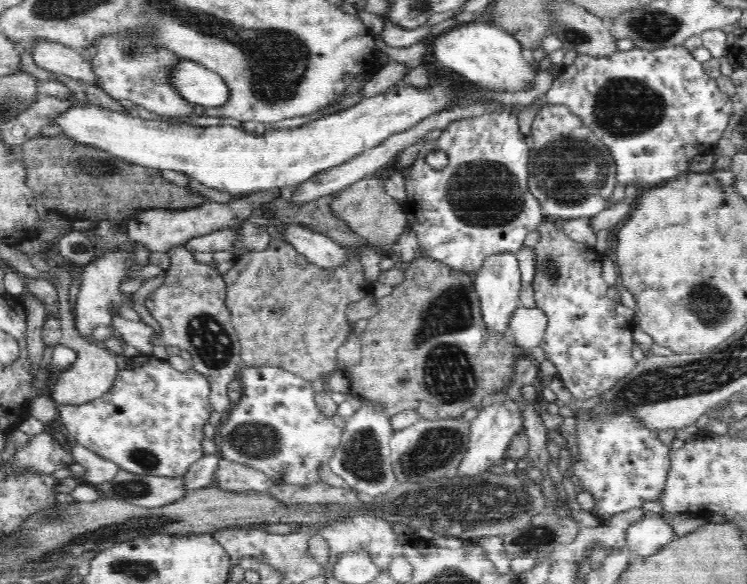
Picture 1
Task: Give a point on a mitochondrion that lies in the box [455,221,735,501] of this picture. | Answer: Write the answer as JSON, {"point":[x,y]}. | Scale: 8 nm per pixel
{"point":[709,306]}

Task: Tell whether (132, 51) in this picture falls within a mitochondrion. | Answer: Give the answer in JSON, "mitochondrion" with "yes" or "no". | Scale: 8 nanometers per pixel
{"mitochondrion":"yes"}

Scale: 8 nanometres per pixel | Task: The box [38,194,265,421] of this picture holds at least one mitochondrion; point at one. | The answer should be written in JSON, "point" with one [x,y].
{"point":[207,336]}

